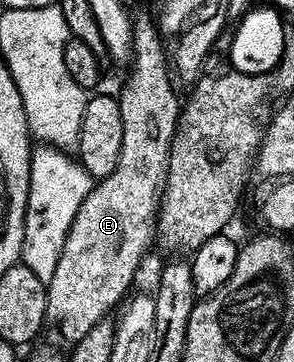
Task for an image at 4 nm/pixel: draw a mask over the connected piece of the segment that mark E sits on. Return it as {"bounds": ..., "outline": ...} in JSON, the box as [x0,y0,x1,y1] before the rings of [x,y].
{"bounds":[46,18,180,344],"outline":[[[146,18],[134,22],[134,56],[128,66],[130,79],[118,98],[120,120],[124,124],[124,144],[120,144],[120,160],[116,160],[116,168],[109,176],[93,183],[84,204],[78,209],[60,260],[56,264],[56,272],[46,287],[46,326],[54,329],[67,344],[79,342],[81,338],[88,336],[94,325],[103,321],[109,315],[106,313],[122,297],[127,297],[126,289],[133,284],[142,257],[149,252],[150,245],[153,247],[156,242],[158,207],[162,205],[162,187],[166,185],[170,145],[174,133],[178,131],[180,98],[178,102],[174,95],[175,79],[168,61],[167,47],[166,50],[162,47],[163,35],[151,19],[150,22]]]}

